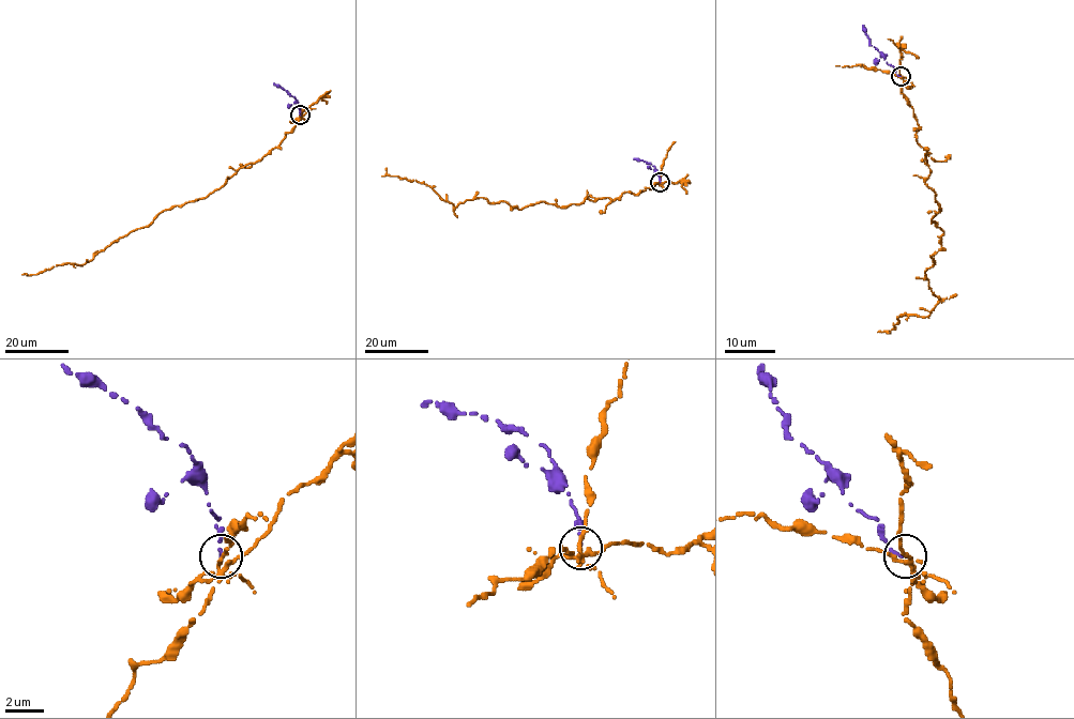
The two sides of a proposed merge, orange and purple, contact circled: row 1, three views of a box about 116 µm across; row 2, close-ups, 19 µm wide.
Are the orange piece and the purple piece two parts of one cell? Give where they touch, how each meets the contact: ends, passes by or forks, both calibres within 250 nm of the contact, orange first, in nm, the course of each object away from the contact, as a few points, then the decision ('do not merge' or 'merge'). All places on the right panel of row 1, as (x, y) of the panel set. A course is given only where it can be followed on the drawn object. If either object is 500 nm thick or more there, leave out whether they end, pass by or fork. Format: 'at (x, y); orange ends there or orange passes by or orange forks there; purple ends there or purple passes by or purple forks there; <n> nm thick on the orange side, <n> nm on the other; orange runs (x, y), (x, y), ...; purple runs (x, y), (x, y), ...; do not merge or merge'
at (901, 76); orange passes by; purple ends there; 150 nm thick on the orange side, 160 nm on the other; orange runs (901, 76), (943, 232), (925, 272), (940, 301), (878, 332); purple runs (901, 76), (874, 46), (863, 25); do not merge

